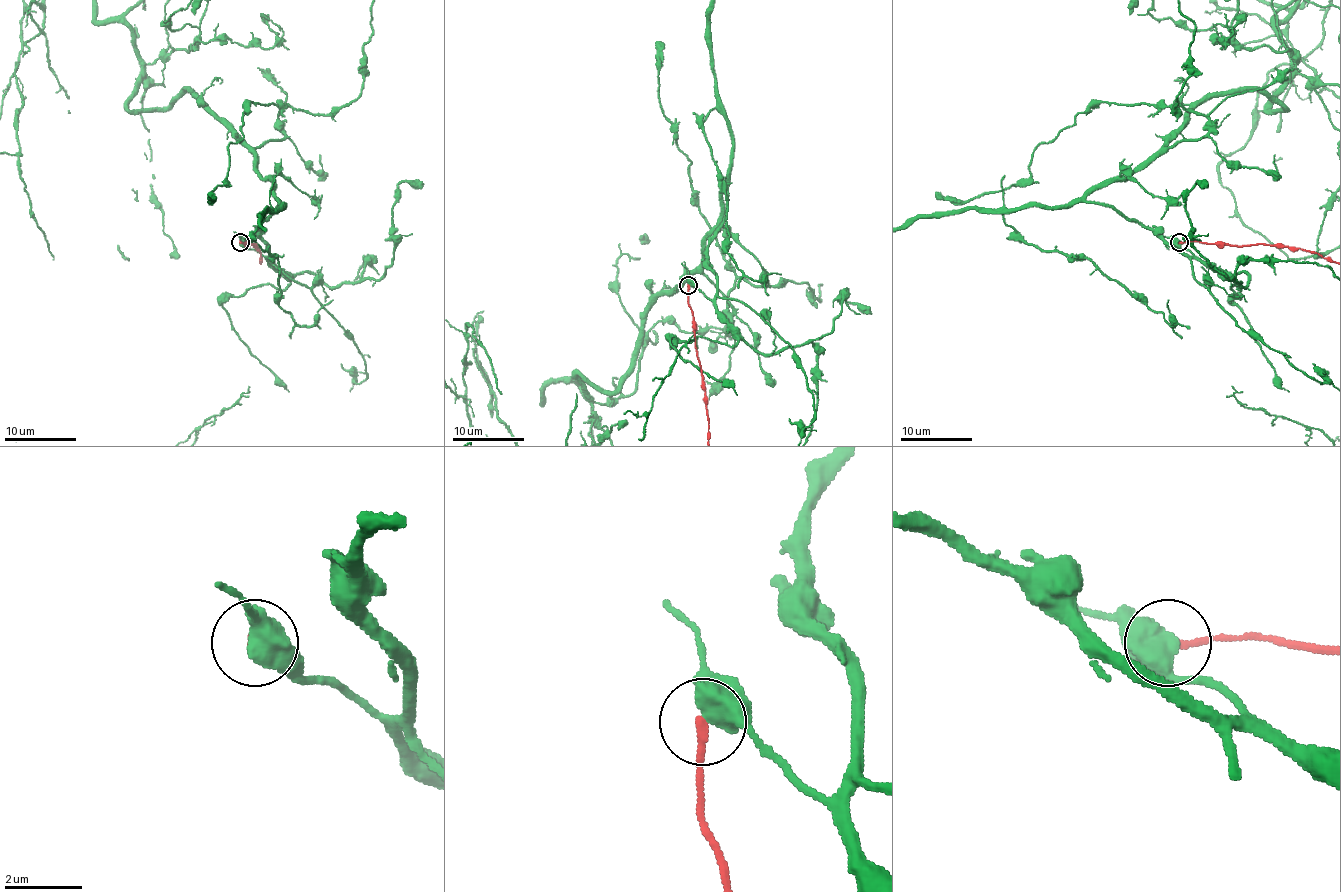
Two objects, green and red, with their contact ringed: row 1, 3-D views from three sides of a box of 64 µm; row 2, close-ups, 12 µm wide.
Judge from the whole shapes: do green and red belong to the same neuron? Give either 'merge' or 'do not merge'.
do not merge

